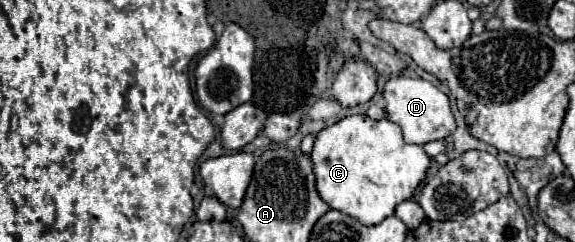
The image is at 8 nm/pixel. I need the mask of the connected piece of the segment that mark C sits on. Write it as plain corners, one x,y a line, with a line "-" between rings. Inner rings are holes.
351,115
325,127
315,139
311,159
321,199
331,209
347,213
363,225
377,225
391,217
399,203
411,199
431,167
425,149
405,143
401,129
393,121
373,121
367,115

